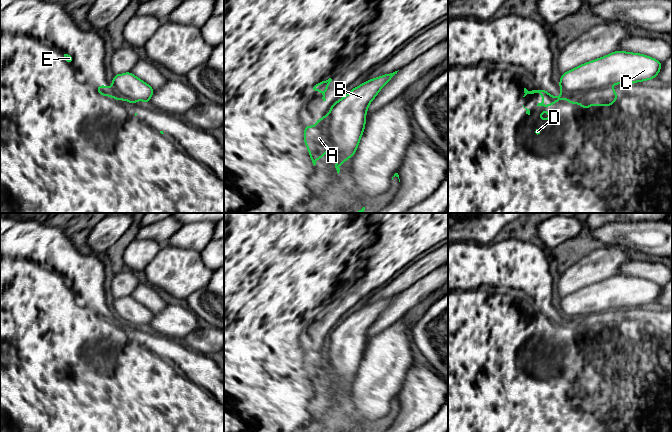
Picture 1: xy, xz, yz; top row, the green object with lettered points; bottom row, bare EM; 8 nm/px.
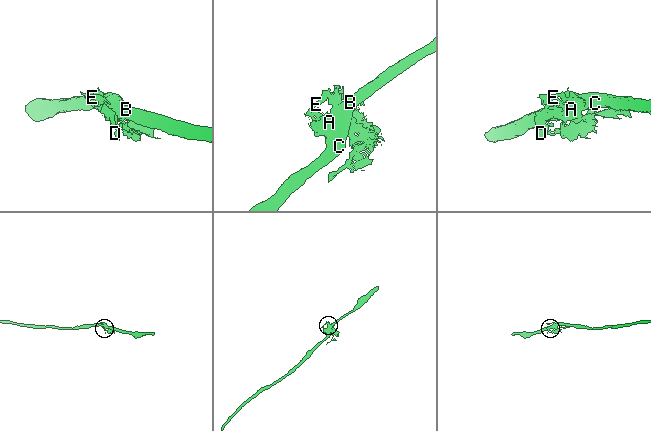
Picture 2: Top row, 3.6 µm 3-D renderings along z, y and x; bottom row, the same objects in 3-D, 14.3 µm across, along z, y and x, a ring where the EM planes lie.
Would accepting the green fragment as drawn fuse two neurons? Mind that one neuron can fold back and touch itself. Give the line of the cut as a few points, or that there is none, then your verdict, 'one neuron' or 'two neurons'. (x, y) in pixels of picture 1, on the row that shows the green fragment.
cut in yz along (559, 84), (570, 92), (611, 86); two neurons

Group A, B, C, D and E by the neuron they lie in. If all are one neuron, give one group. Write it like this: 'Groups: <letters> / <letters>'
Groups: A D E / B C

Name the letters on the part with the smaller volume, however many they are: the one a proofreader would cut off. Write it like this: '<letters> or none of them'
A, D, E

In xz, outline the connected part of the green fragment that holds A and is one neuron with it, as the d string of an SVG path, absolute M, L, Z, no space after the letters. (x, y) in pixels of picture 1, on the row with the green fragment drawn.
M337 101L331 105L328 114L316 120L315 126L305 124L304 142L314 166L317 159L321 159L328 151L334 151L329 128L332 118L331 109L336 103Z

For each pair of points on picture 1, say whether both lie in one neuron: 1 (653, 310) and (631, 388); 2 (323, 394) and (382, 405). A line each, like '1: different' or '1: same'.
1: same
2: different

